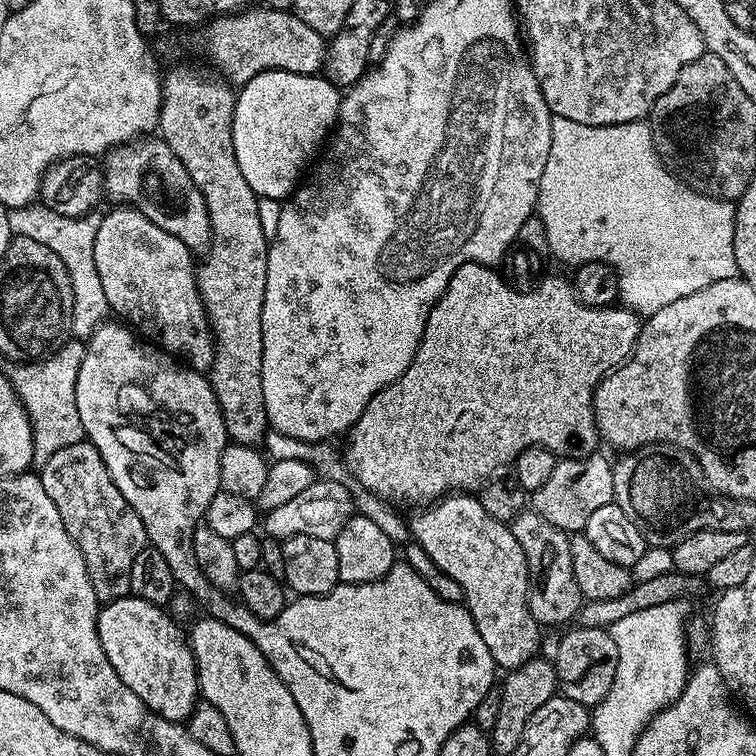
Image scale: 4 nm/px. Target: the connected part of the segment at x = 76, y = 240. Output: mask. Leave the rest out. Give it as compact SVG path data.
M33 202L24 208L11 209L8 221L13 236L34 238L34 242L42 242L42 246L54 250L54 254L62 258L62 266L66 266L70 274L70 286L74 290L71 335L75 339L87 341L92 331L110 316L106 294L102 291L102 282L98 278L98 266L94 266L94 237L98 235L100 216L67 216L50 210L42 202Z

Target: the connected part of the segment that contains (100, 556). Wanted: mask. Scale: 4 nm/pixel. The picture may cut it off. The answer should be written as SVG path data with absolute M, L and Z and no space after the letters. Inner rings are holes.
M87 442L65 446L44 463L38 475L42 486L46 486L46 494L50 494L54 506L58 506L66 534L70 534L86 562L86 574L90 574L90 586L94 586L97 600L107 602L129 595L134 554L146 547L148 535L142 518L138 518L130 502L122 498L122 490L114 486L114 478L110 478L102 454Z

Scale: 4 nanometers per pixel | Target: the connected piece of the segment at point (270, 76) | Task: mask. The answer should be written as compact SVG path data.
M263 72L250 78L250 82L246 82L236 92L236 109L232 119L234 158L238 158L242 178L246 178L257 198L265 196L283 201L292 195L309 167L308 159L321 151L322 145L335 129L336 121L340 119L341 99L341 89L320 74L307 76L289 72Z

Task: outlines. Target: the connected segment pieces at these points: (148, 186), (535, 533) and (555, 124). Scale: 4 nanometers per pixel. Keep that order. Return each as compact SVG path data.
M149 134L143 138L120 144L103 157L104 190L107 199L131 206L146 214L154 226L162 226L166 234L174 234L192 251L200 254L212 243L210 218L206 202L194 186L194 178L186 174L186 166L170 150L170 146L159 135Z
M535 510L519 512L510 524L522 554L526 554L528 563L528 605L530 614L541 626L564 624L575 621L586 601L582 590L578 590L578 581L574 578L574 558L570 558L572 545L569 533L546 522Z
M553 116L550 126L550 158L546 158L546 170L542 170L540 189L536 199L536 212L542 218L542 226L546 226L546 242L548 251L557 256L564 264L575 266L591 260L601 260L616 271L618 278L619 303L631 312L647 318L653 316L662 306L670 306L670 302L678 302L678 298L686 298L686 294L694 294L694 290L702 290L702 286L710 286L710 282L722 282L726 278L740 276L738 258L734 258L734 222L736 221L736 204L717 196L708 196L699 192L691 184L685 182L656 153L652 144L652 125L644 120L635 120L625 124L610 126L586 126L582 122L574 122L570 118Z

